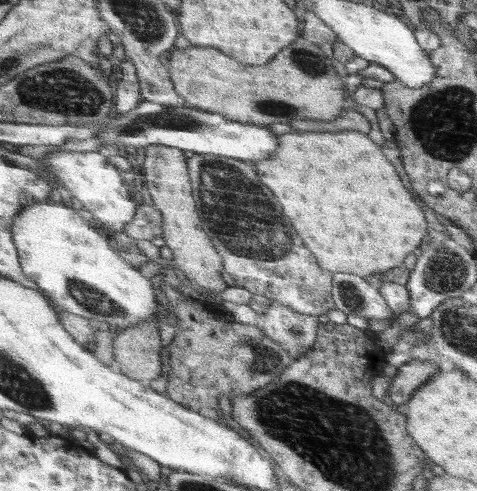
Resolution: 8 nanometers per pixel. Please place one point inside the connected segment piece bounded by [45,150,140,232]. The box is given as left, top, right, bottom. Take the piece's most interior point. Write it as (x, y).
(98, 186)

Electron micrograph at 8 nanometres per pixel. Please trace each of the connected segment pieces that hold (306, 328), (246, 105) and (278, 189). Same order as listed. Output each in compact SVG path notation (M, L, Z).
M274 299L270 300L267 307L264 306L264 311L261 314L251 309L248 304L239 305L235 302L226 301L224 306L227 312L232 314L235 321L262 329L266 336L269 336L273 341L277 341L283 349L286 349L291 357L298 358L302 353L308 352L309 348L315 343L317 328L320 325L316 315L297 313L293 308L281 305Z
M298 37L298 44L290 44L278 60L270 60L263 65L245 65L232 56L216 48L192 46L188 50L175 49L168 61L176 90L187 100L189 106L205 111L218 112L240 123L261 124L267 126L278 122L292 123L295 120L336 119L341 114L344 96L344 82L338 78L336 70L330 64L330 58L320 50L320 46Z
M354 129L340 132L296 131L280 135L276 154L251 164L254 169L258 168L257 174L264 174L260 176L262 184L278 196L278 202L286 208L286 216L294 224L294 230L302 236L302 240L306 240L306 248L318 256L317 263L323 269L376 281L383 272L402 266L407 254L416 250L426 236L428 226L424 212L398 178L394 166L366 134Z

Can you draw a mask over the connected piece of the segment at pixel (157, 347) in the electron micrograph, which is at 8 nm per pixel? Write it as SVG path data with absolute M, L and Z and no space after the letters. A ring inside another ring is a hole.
M156 321L136 323L114 339L114 357L121 370L147 383L162 374L162 350Z

